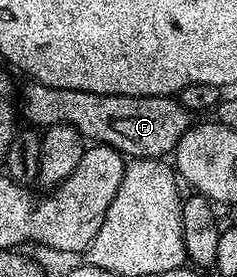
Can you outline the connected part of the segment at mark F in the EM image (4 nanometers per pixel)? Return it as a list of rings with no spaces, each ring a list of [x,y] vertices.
[[[37,82],[27,85],[26,93],[20,96],[20,112],[25,123],[30,123],[27,125],[45,130],[54,124],[71,124],[87,141],[107,144],[126,158],[169,157],[192,126],[192,113],[174,96],[105,96]]]

